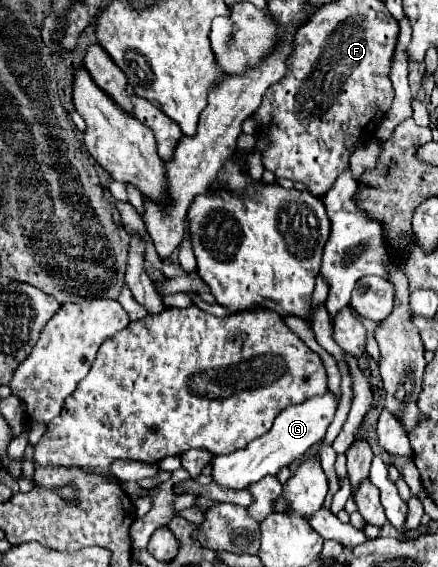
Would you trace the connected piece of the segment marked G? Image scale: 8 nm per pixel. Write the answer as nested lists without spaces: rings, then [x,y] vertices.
[[[326,393],[322,397],[312,397],[300,405],[292,405],[284,409],[276,417],[272,429],[266,435],[250,441],[244,449],[214,457],[212,459],[212,481],[224,489],[248,489],[252,483],[258,483],[266,475],[278,475],[282,467],[292,465],[312,445],[318,445],[324,439],[326,429],[334,419],[336,407],[338,405],[336,405],[334,395]]]

